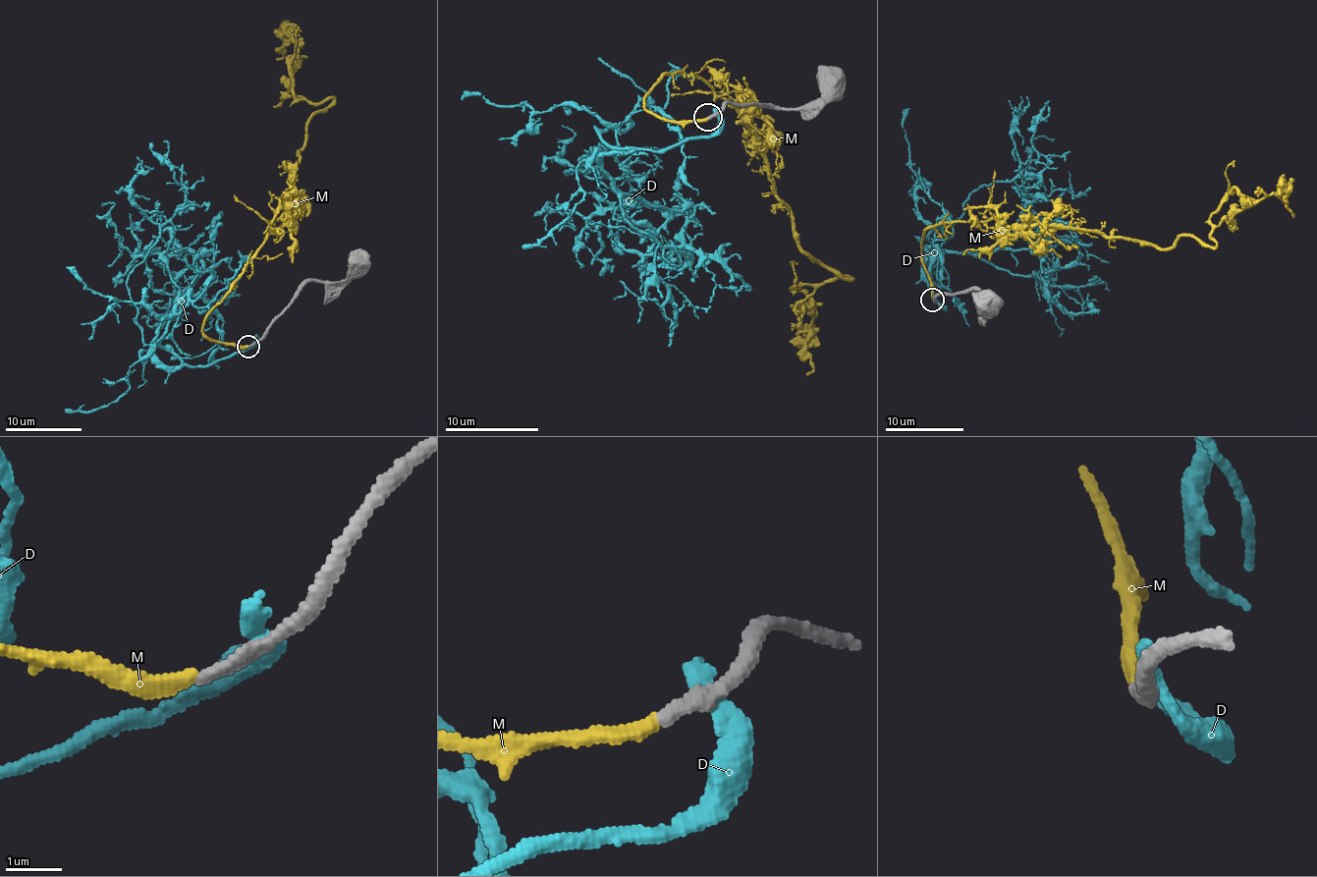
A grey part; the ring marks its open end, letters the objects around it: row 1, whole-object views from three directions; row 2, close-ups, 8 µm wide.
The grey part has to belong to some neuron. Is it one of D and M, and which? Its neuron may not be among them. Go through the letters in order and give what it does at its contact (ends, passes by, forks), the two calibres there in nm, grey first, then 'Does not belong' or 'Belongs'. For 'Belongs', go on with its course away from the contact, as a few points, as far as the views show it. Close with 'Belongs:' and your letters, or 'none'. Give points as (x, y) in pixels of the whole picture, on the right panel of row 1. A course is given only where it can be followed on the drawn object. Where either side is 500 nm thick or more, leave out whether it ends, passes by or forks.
D: It ends there. Thickness 360 nm (grey) against 360 nm. Does not belong
M: It ends there. Thickness 240 nm (grey) against 260 nm. Belongs. Its course: (932, 300), (920, 243), (959, 221), (1210, 247), (1223, 218), (1275, 194), (1294, 215)
Belongs: M

